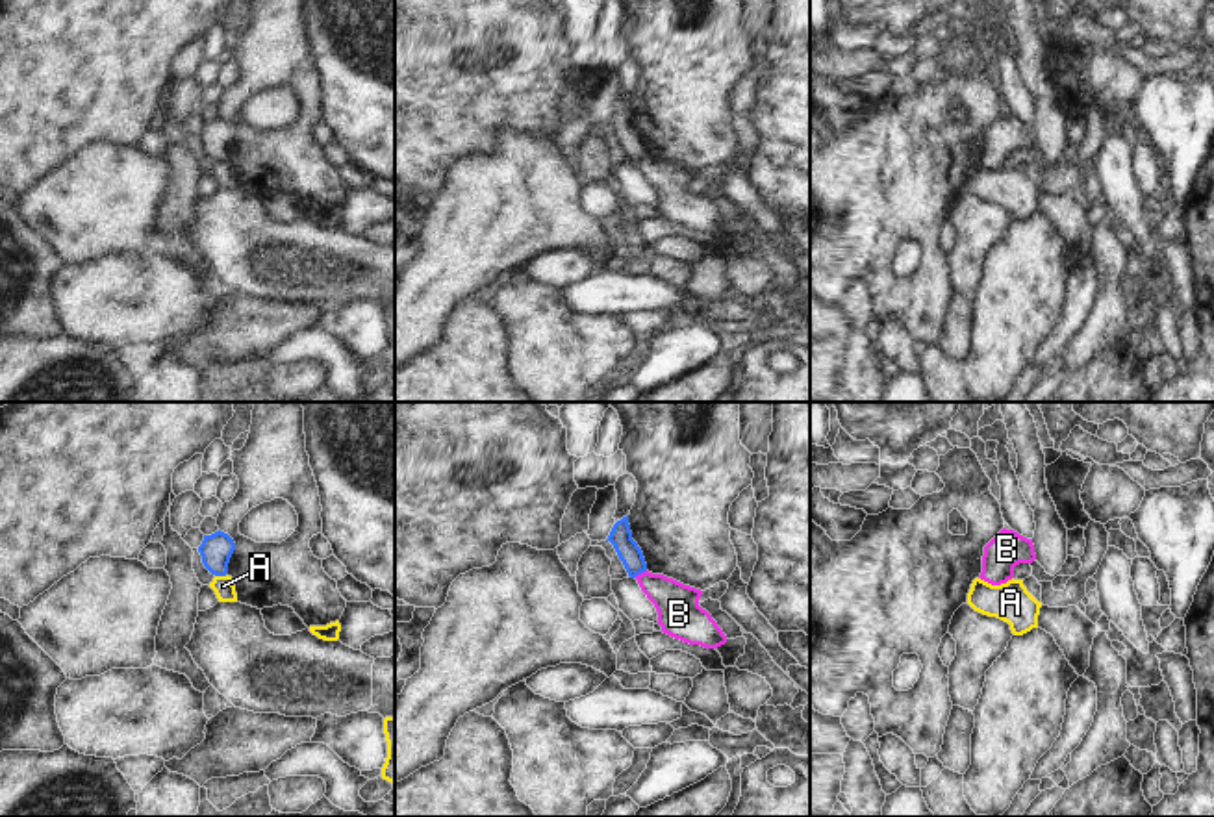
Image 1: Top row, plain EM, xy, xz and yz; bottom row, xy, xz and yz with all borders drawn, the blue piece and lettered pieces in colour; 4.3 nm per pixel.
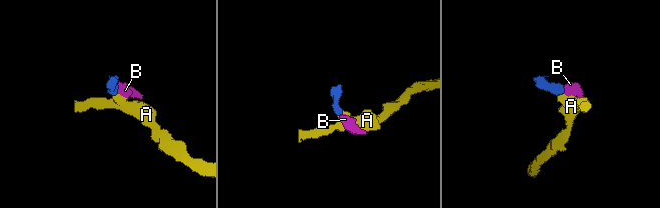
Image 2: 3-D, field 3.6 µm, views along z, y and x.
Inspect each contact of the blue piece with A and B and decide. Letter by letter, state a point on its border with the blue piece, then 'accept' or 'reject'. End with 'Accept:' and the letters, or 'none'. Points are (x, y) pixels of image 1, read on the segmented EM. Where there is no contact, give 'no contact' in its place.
A: xy (221, 575) | reject
B: xz (640, 573) | reject
Accept: none

